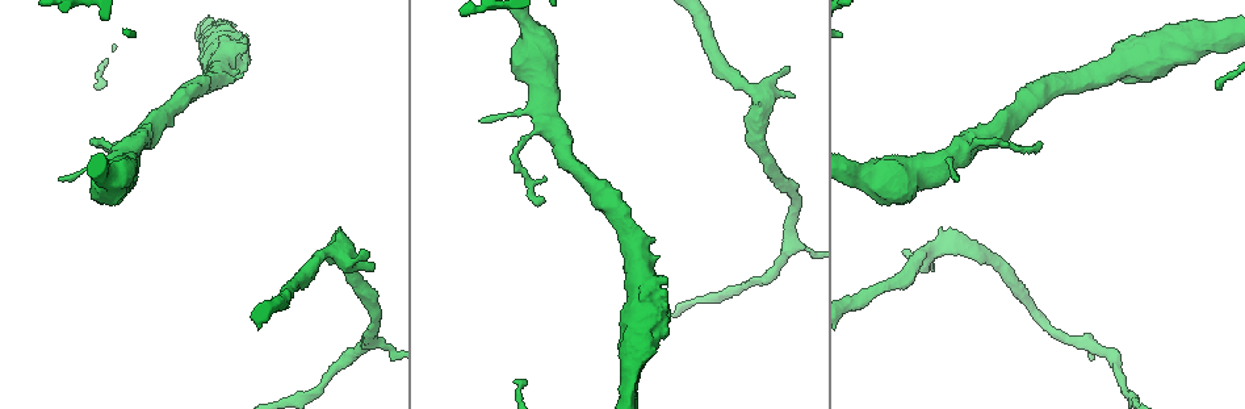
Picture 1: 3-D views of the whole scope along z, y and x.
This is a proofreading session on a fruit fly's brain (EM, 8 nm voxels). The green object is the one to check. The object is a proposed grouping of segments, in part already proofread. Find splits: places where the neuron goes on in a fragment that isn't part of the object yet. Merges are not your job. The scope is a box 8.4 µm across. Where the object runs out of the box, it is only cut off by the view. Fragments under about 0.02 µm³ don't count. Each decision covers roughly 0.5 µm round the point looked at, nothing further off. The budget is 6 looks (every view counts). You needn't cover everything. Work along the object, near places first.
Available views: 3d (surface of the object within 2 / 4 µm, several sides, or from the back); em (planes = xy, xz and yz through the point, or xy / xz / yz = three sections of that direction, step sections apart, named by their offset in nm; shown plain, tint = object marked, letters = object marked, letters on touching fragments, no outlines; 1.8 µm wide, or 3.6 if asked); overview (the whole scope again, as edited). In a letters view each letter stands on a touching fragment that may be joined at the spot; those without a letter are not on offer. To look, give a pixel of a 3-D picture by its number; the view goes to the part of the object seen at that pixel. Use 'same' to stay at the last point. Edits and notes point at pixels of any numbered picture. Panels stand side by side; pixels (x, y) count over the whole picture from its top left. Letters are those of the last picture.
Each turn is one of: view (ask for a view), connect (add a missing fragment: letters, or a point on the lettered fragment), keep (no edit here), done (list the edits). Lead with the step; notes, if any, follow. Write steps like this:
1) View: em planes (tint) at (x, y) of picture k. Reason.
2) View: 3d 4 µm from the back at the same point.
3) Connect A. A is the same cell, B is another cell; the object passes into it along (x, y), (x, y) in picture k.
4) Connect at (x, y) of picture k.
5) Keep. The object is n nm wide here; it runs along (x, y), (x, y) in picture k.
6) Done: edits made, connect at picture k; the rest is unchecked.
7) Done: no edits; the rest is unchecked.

View: em xz step 4 (letters) at (538, 203) of picture 1. Branch stops here.

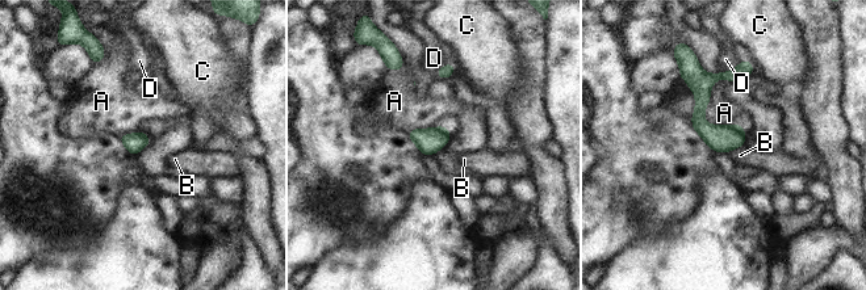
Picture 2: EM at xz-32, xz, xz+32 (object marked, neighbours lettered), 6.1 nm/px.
Keep. The object is 120 nm wide here; A, B, C and D are other cells; a border runs along (743, 144), (727, 152) in picture 2; no lettered fragment goes on from it.

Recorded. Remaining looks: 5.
View: em xy step 4 (tint) at (958, 181) of picture 1. Free end.

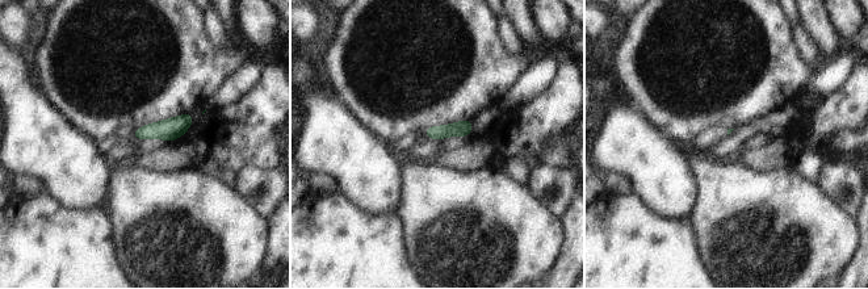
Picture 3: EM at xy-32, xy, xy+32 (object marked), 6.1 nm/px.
View: em planes (letters) at the same point.

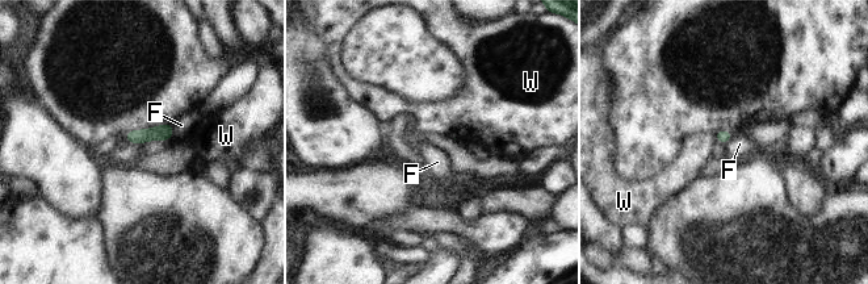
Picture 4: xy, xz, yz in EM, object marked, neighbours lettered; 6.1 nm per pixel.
Keep. F and W are other cells; it runs along (170, 128), (162, 133), (129, 138) in picture 4; no lettered fragment goes on from it.

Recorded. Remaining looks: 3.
View: em yz step 8 (letters) at (370, 271) of picture 1. An open end.

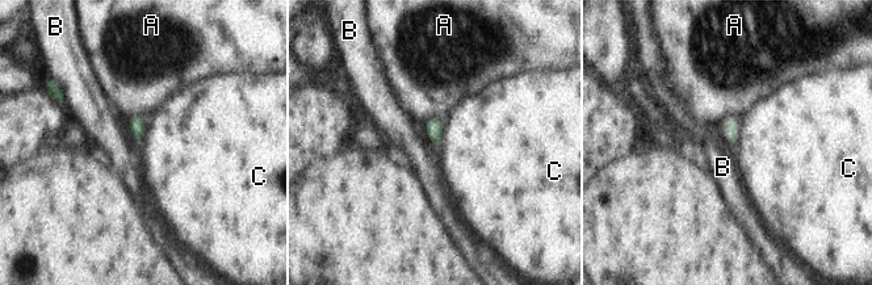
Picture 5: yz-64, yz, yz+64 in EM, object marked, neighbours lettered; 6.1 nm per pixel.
Keep. The longest contact is with C, 140 nm; A, B and C are other cells; a border runs along (443, 126), (443, 137), (435, 146) in picture 5; no lettered fragment goes on from it.

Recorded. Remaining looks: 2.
Done: no edits; the rest is unchecked.

